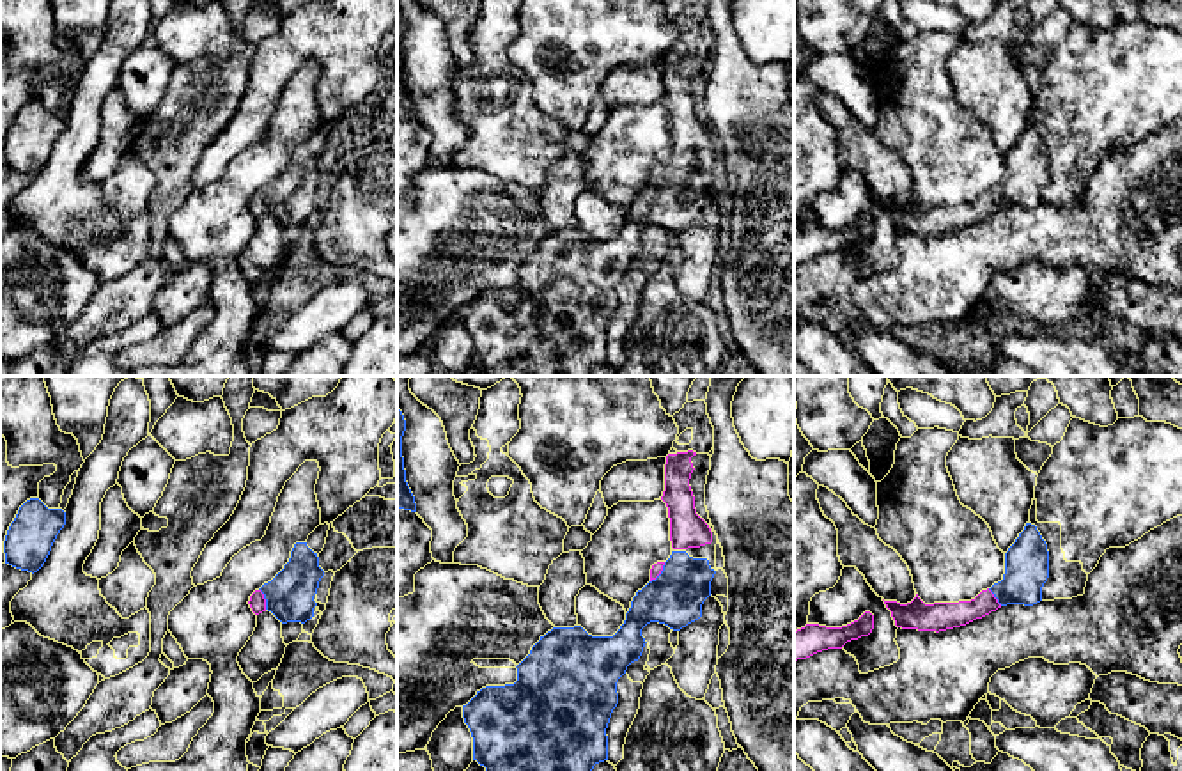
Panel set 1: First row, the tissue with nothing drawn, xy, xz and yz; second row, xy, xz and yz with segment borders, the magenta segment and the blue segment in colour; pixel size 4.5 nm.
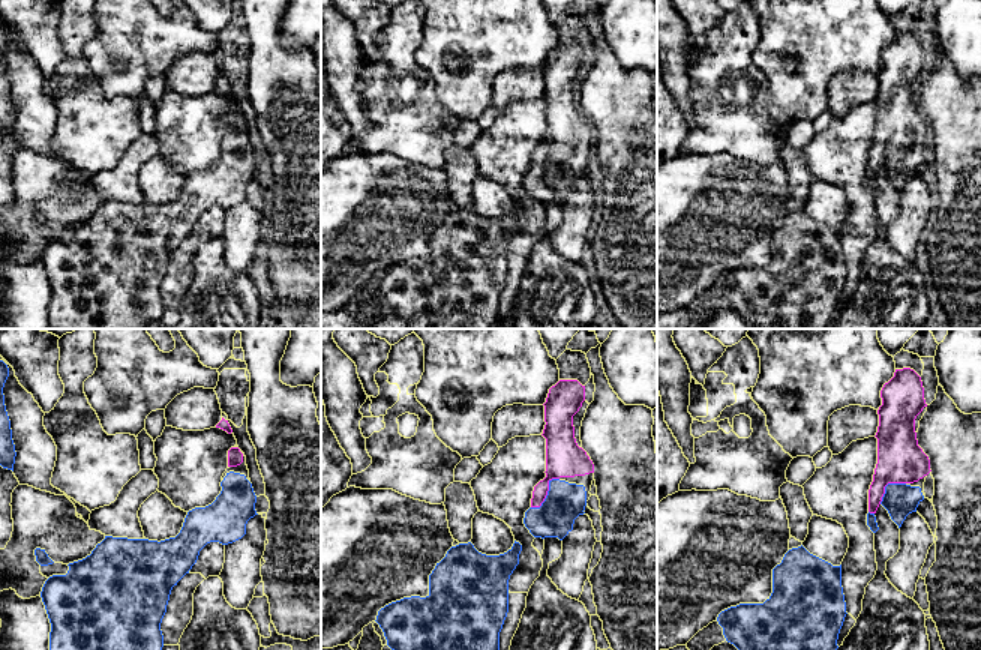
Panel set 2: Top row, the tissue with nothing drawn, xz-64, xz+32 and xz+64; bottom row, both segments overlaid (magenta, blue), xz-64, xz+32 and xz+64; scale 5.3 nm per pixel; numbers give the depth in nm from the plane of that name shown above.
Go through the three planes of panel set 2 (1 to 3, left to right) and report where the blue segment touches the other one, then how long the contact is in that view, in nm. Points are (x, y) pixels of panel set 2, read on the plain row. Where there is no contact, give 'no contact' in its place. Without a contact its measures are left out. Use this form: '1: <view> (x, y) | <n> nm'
1: no contact
2: xz+32 (546, 158) | 220 nm
3: xz+64 (887, 147) | 180 nm

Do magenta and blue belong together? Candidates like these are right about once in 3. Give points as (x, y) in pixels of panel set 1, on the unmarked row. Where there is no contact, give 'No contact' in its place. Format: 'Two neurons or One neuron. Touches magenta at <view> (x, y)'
One neuron. Touches magenta at xy (264, 202)

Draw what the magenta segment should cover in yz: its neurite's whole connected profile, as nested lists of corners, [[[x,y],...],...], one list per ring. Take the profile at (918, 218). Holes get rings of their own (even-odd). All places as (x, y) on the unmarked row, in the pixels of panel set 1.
[[[1026,126],[1005,156],[1003,183],[982,193],[971,204],[925,207],[918,197],[907,206],[884,204],[897,230],[918,234],[946,234],[966,229],[1007,207],[1033,209],[1042,204],[1042,190],[1049,181],[1049,154],[1035,128]]]

